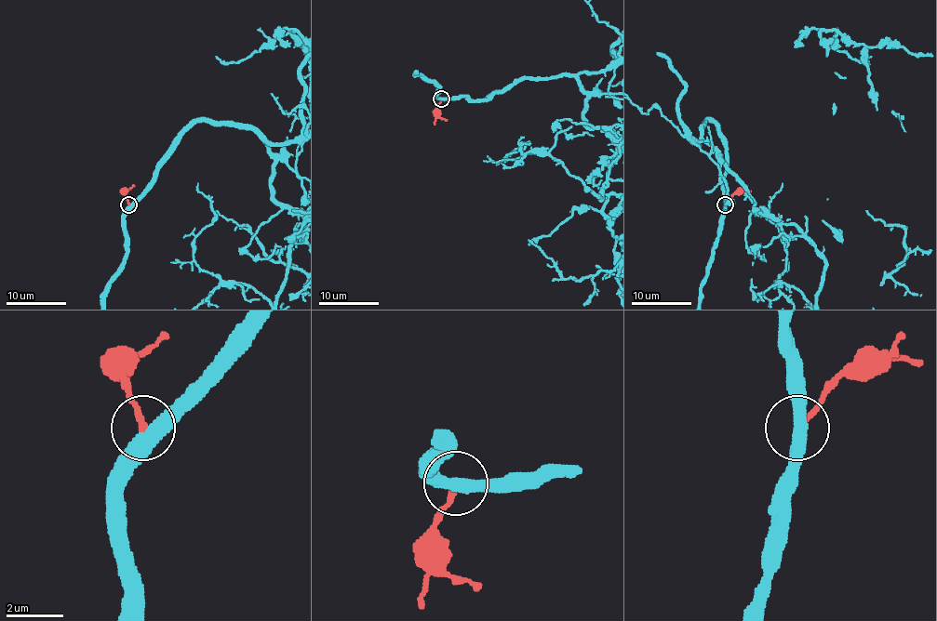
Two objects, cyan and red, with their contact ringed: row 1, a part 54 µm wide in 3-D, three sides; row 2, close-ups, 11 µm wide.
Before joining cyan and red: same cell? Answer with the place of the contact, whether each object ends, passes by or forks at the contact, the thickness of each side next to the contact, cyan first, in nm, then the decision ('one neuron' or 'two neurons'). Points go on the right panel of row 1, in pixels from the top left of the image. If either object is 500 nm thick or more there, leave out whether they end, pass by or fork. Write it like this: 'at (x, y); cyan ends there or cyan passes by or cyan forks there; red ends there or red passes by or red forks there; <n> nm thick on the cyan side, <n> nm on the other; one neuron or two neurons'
at (725, 204); cyan passes by; red ends there; 480 nm thick on the cyan side, 220 nm on the other; two neurons

